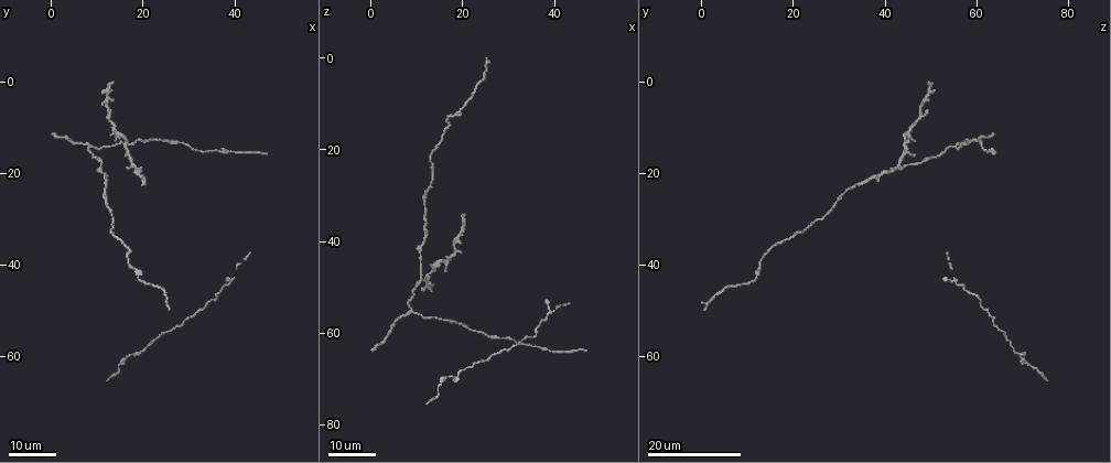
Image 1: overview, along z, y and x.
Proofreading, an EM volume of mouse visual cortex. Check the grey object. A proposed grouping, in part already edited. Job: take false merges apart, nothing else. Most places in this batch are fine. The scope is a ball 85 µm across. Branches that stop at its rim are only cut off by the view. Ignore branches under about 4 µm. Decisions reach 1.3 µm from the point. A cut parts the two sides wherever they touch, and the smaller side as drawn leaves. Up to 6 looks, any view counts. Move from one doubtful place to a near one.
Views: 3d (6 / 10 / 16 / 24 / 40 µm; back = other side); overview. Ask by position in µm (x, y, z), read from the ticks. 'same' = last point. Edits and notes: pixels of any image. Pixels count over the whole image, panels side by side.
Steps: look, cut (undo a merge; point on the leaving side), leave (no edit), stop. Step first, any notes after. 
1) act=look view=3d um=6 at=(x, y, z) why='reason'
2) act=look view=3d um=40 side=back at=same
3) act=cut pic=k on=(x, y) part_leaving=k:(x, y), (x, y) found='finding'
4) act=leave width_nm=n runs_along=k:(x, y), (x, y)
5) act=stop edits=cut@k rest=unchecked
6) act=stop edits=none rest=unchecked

act=look view=3d um=16 at=(18.5, 60.0, 70.0) why='sudden change in width'

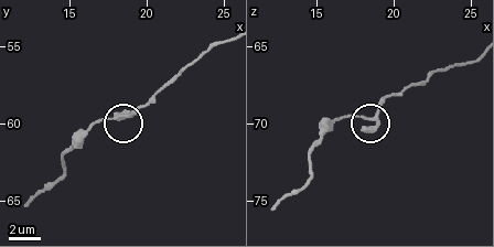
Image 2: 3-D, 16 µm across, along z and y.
act=look view=3d um=6 at=(18.4, 59.4, 69.8) why='zoom in'

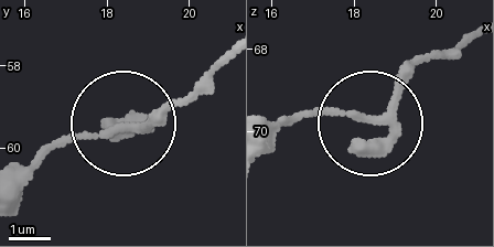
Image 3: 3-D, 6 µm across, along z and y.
act=leave runs_along=3:(466, 35), (423, 63), (382, 116), (280, 116) found='all the same neuron'

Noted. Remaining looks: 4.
act=look view=3d um=24 at=(32.0, 50.0, 62.0)

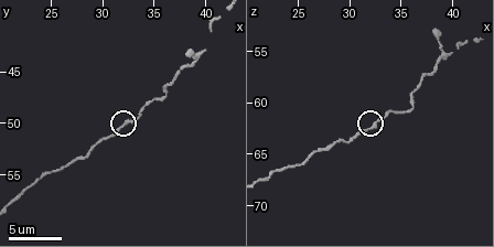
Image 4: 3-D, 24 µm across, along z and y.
act=look view=3d um=10 at=(31.6, 50.4, 62.8)

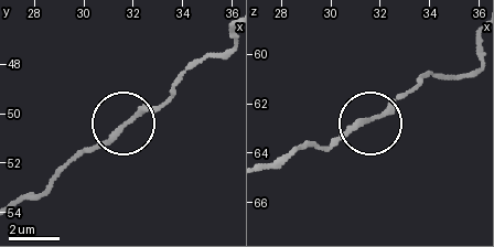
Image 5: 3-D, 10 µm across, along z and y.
act=leave found='one neuron here'

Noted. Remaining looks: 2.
act=look view=3d um=16 at=(9.0, 14.5, 54.5) why='a fork'

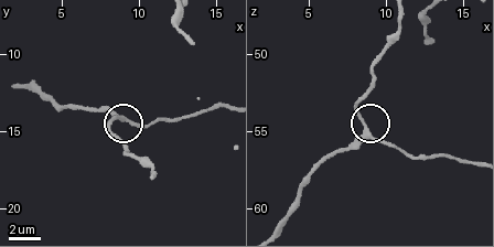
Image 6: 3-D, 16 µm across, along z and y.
act=look view=3d um=10 at=(8.8, 14.0, 55.0)

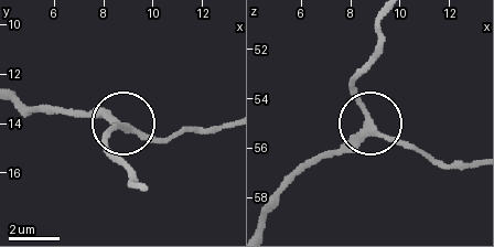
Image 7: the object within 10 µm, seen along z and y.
act=leave width_nm=230 runs_along=7:(228, 122), (146, 138), (66, 113) found='one neuron here'

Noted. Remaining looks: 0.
act=stop edits=none rest=unchecked

